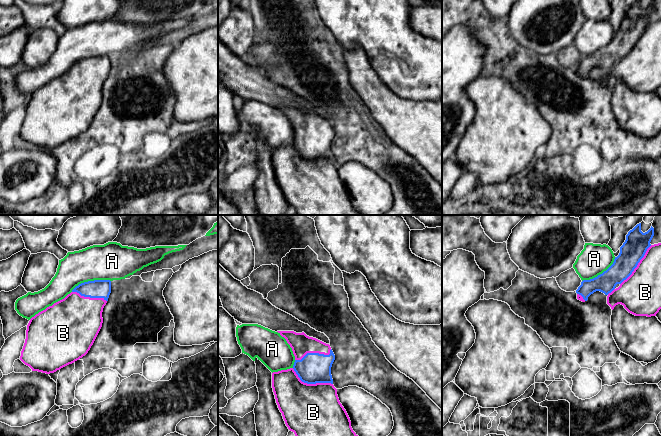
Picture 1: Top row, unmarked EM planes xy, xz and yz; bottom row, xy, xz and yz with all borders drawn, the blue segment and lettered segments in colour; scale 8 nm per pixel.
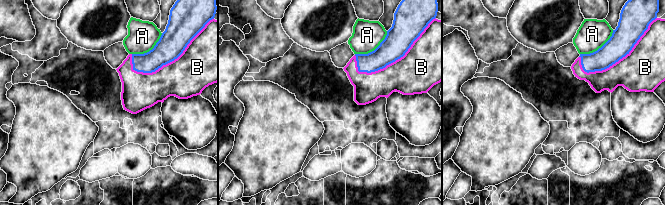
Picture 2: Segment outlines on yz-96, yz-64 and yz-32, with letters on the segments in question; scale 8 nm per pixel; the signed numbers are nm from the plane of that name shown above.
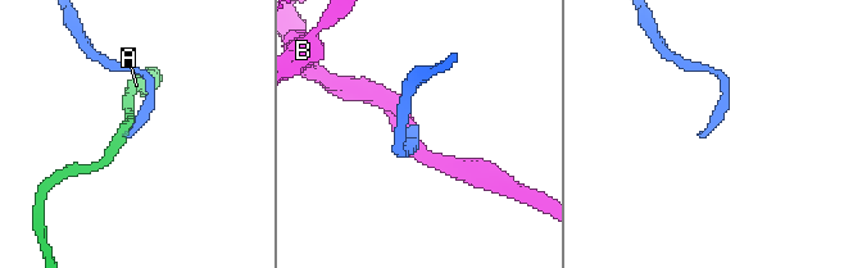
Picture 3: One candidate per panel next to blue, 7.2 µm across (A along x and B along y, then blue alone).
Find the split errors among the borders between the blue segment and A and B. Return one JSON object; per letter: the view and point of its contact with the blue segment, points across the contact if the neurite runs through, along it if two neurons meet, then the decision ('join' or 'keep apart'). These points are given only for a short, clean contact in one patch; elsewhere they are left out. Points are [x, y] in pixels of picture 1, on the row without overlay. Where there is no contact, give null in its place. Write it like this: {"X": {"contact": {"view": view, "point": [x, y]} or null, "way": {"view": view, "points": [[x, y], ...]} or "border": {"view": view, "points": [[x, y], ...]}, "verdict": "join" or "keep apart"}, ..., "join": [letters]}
{"A": {"contact": {"view": "xy", "point": [90, 57]}, "verdict": "keep apart"}, "B": {"contact": {"view": "xz", "point": [311, 159]}, "verdict": "join"}, "join": ["B"]}

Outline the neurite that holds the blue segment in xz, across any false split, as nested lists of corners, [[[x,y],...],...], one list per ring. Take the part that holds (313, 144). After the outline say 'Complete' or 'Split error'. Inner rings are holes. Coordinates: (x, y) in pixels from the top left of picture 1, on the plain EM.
[[[277,107],[292,124],[295,138],[292,144],[272,149],[272,164],[286,202],[298,215],[361,215],[352,205],[350,194],[339,177],[333,161],[331,143],[335,131],[329,120],[307,112],[304,108]]]. Split error

